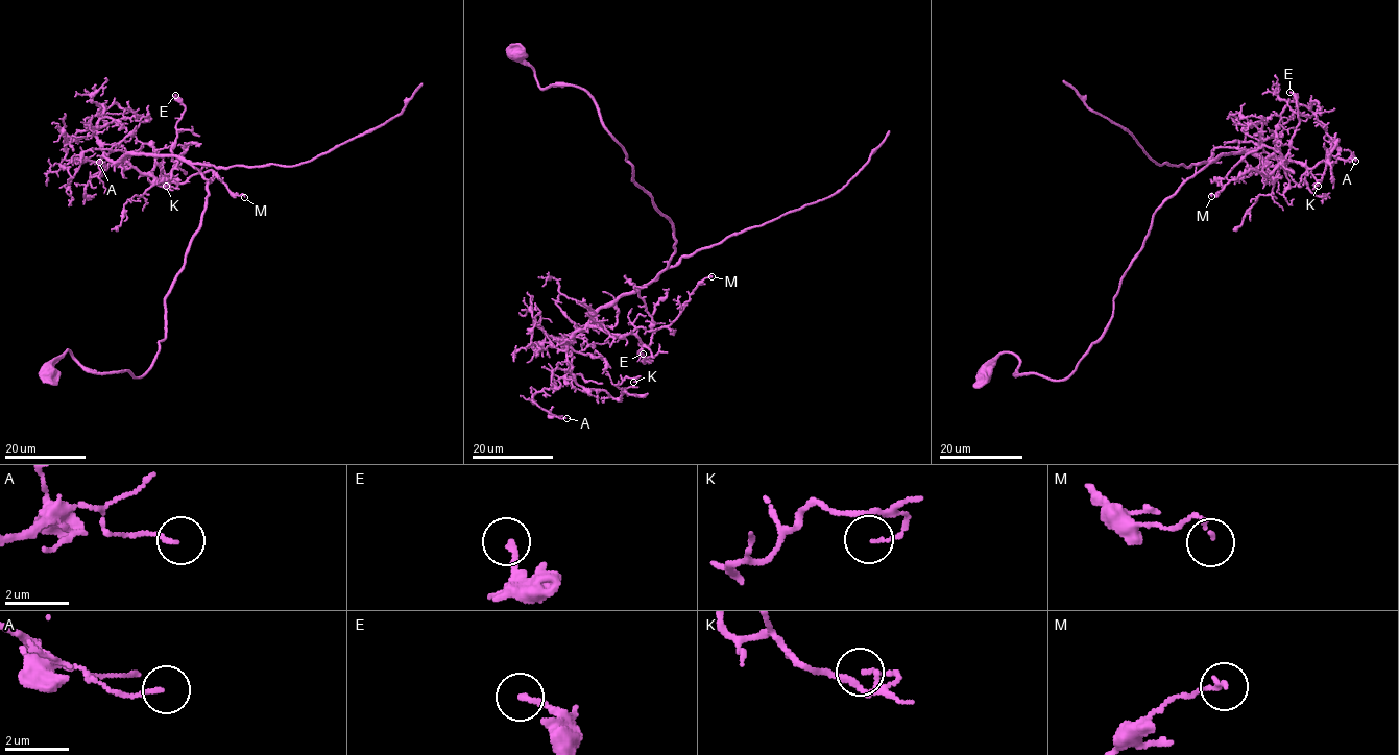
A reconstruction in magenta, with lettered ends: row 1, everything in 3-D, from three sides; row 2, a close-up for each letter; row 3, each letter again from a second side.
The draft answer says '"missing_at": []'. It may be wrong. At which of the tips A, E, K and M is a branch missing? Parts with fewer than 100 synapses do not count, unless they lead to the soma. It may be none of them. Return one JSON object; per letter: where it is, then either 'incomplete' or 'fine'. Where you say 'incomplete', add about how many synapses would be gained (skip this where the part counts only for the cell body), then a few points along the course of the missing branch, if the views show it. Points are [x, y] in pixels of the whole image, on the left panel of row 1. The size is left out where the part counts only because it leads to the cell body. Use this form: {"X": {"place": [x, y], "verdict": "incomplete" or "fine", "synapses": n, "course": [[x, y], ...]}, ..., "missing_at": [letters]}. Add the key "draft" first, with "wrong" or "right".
{"draft": "right", "A": {"place": [99, 162], "verdict": "fine"}, "E": {"place": [175, 95], "verdict": "fine"}, "K": {"place": [166, 186], "verdict": "fine"}, "M": {"place": [244, 197], "verdict": "fine"}, "missing_at": []}

